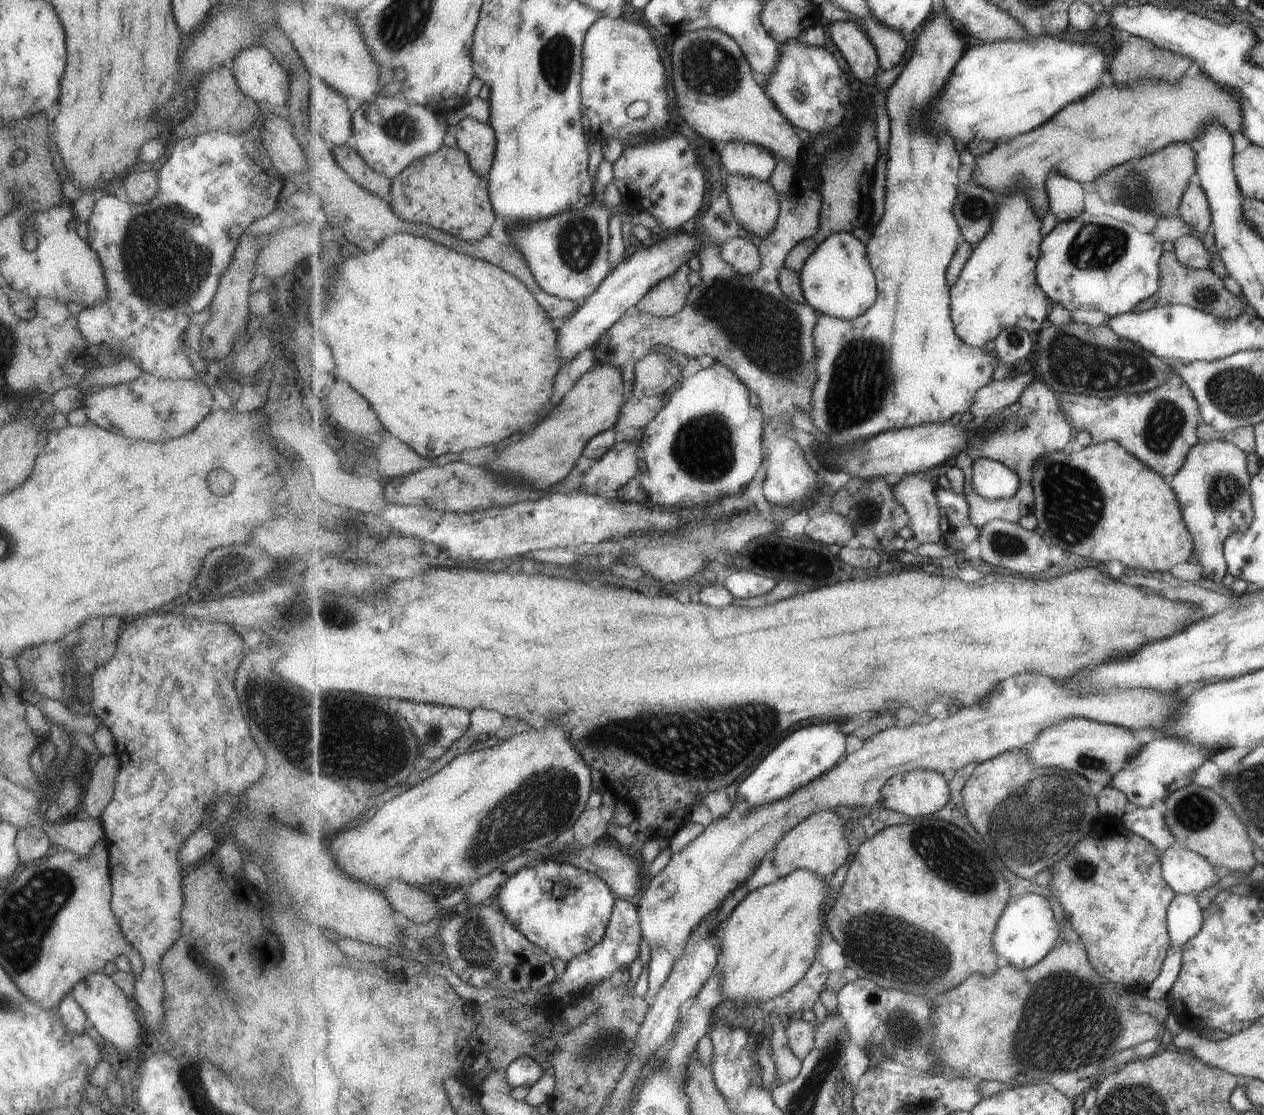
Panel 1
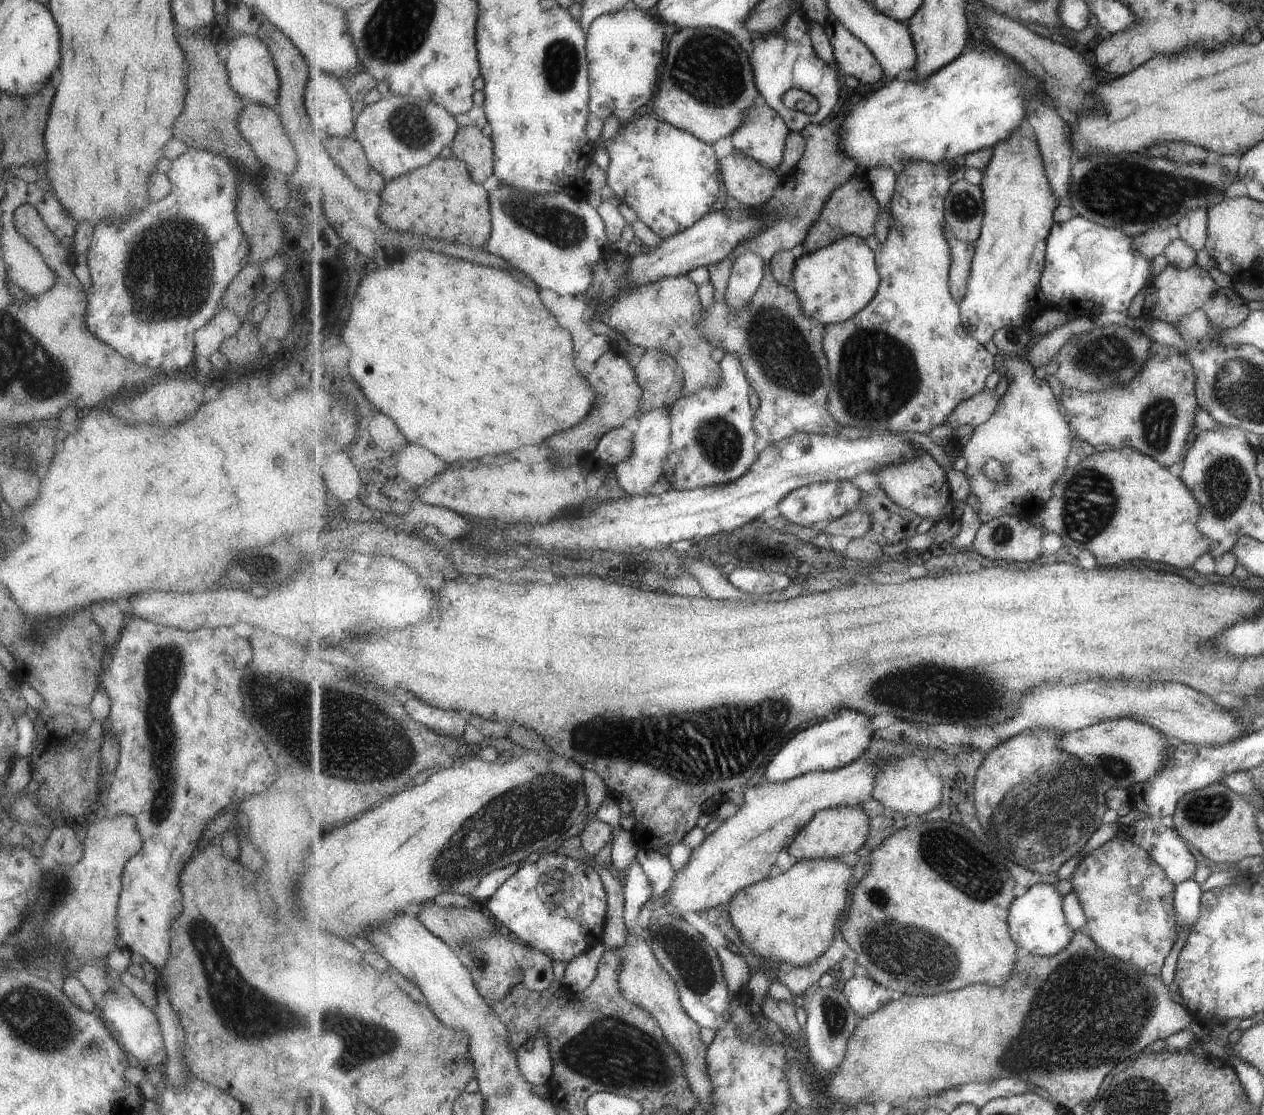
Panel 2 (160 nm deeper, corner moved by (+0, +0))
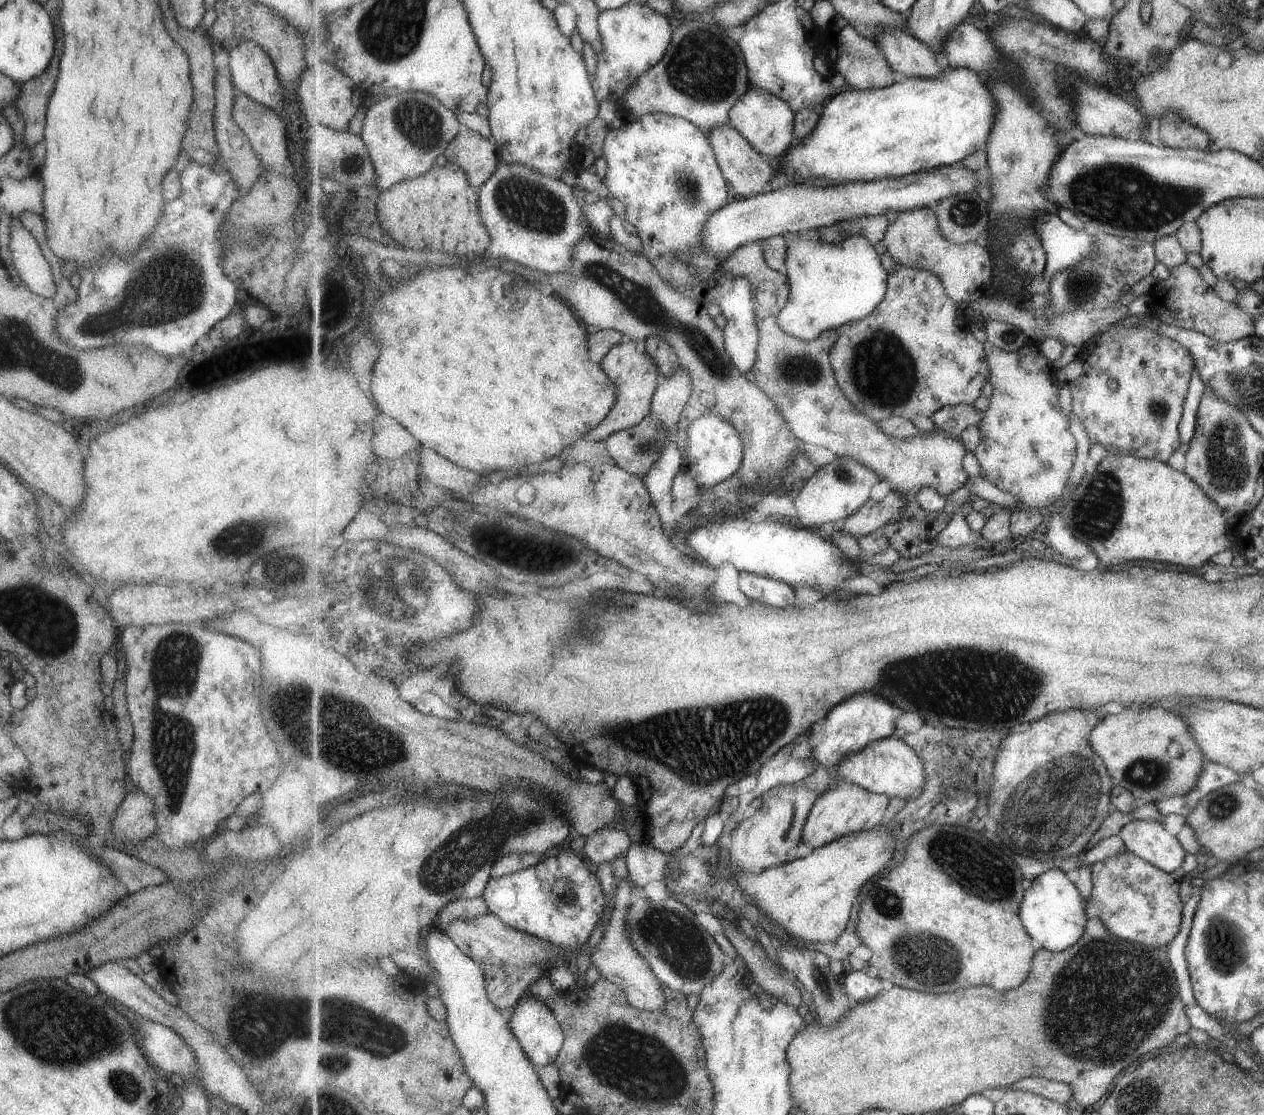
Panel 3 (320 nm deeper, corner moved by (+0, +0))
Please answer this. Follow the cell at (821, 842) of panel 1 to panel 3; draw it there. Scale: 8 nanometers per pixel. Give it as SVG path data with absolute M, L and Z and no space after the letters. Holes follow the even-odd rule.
M841 781L834 789L822 794L814 804L804 826L803 841L816 849L851 833L871 831L887 820L889 800L889 795L880 795L862 786Z

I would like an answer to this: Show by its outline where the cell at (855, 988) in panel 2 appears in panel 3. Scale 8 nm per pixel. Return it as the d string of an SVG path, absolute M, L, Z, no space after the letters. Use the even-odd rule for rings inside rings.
M865 969L848 970L843 976L844 989L852 999L863 1002L877 997L879 993L890 991L895 985L881 977L872 978Z

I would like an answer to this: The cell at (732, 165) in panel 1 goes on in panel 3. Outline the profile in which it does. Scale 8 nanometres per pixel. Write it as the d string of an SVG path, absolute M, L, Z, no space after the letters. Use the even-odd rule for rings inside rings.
M751 84L749 90L730 110L731 126L743 133L743 136L766 158L783 156L795 142L796 112L790 102L771 94L764 88Z

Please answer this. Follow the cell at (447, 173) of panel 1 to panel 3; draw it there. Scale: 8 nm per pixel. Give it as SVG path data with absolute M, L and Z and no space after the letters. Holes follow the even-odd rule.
M447 162L443 167L434 166L427 174L394 184L390 189L381 192L378 198L379 224L388 235L391 235L399 246L415 248L415 250L439 250L466 256L484 254L491 246L491 235L483 224L479 212L479 190L468 178L466 170Z

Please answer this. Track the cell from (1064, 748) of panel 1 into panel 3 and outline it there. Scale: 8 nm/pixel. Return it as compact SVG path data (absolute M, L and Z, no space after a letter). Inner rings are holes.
M1140 704L1115 715L1106 714L1091 733L1090 741L1106 762L1115 784L1128 790L1140 803L1155 805L1166 798L1190 793L1198 785L1198 776L1206 762L1203 751L1191 736L1190 727L1167 705Z

